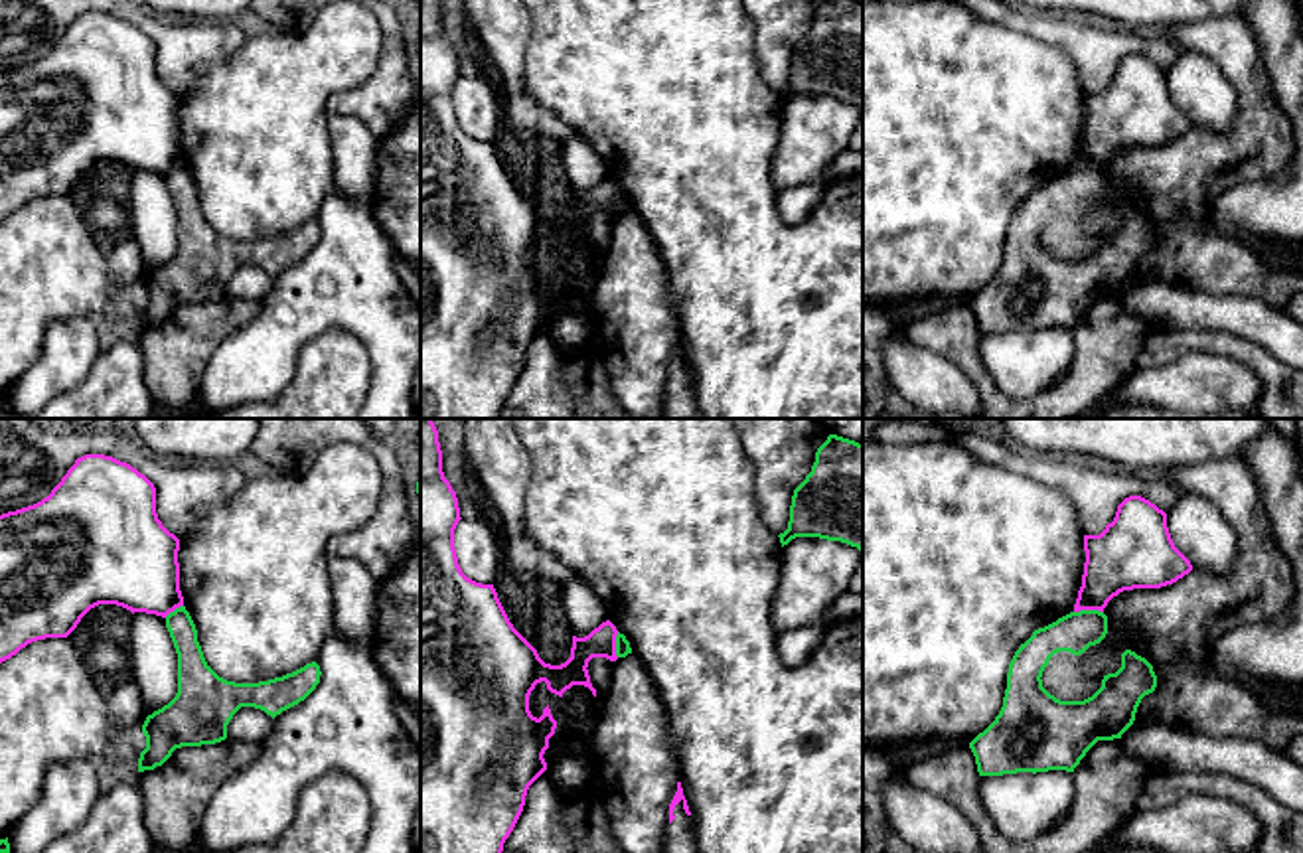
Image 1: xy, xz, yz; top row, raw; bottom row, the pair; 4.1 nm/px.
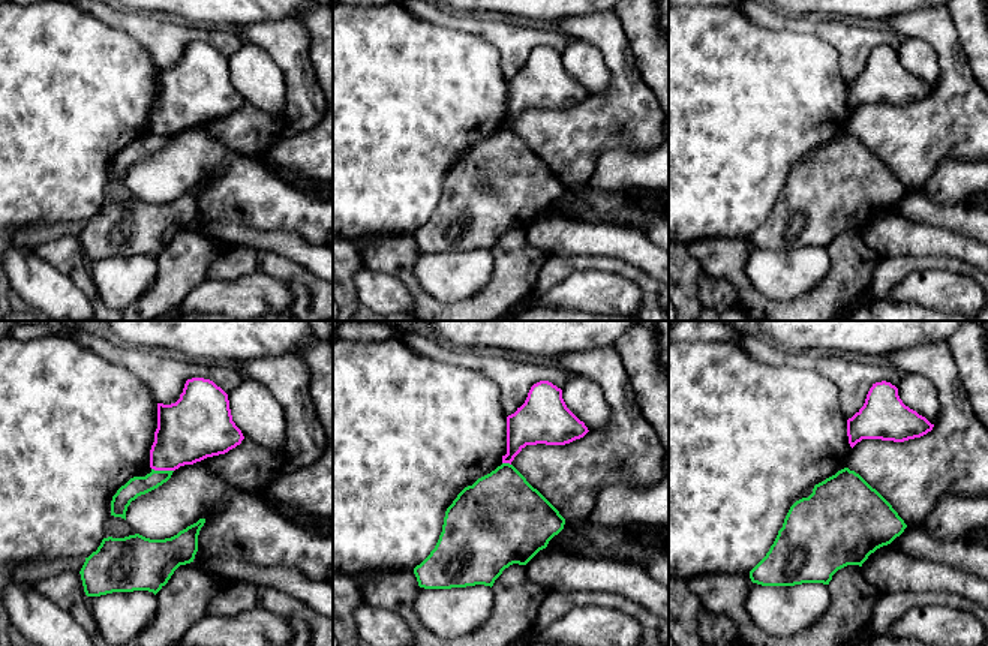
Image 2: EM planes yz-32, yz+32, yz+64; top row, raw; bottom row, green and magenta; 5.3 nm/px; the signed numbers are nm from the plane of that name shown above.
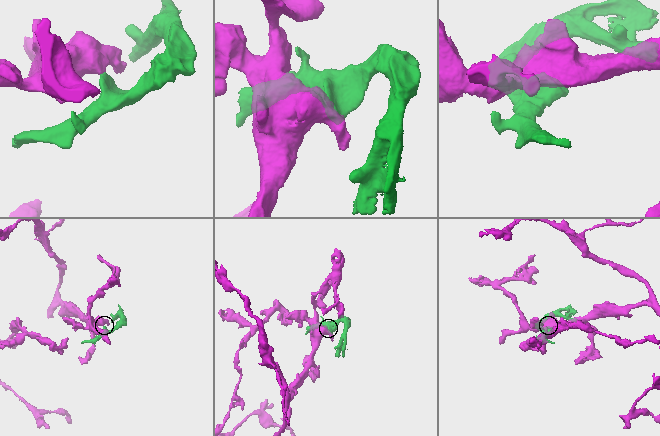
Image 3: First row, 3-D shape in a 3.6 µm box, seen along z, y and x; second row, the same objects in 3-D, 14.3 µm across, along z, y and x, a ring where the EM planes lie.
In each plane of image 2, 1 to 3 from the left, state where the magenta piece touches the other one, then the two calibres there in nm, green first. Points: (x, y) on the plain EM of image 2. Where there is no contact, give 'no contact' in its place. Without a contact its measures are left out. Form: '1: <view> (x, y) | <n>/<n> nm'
1: yz-32 (162, 135) | 110/340 nm
2: yz+32 (507, 128) | 400/220 nm
3: no contact

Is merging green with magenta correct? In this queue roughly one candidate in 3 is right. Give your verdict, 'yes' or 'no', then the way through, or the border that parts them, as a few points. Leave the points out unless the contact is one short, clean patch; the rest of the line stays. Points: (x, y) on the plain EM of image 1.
no; border yz (1102, 168), (1074, 170)

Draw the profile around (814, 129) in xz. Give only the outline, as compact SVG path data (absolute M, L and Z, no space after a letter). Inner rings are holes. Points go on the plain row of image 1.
M796 95L784 103L778 148L770 166L776 190L825 186L827 164L849 148L849 136L861 116L857 105L819 95Z

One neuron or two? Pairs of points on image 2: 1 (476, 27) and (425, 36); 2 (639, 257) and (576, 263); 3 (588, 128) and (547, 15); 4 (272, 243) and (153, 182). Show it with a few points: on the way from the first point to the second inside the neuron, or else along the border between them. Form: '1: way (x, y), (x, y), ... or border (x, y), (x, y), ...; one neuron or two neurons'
1: border (422, 21), (474, 33), (489, 44); two neurons
2: border (585, 254), (618, 257), (651, 275); two neurons
3: border (579, 15), (556, 20), (550, 26); two neurons
4: border (200, 225), (236, 222), (269, 231); two neurons

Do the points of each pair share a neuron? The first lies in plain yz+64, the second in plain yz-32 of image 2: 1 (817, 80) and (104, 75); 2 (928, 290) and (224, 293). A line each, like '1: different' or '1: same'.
1: same
2: same

